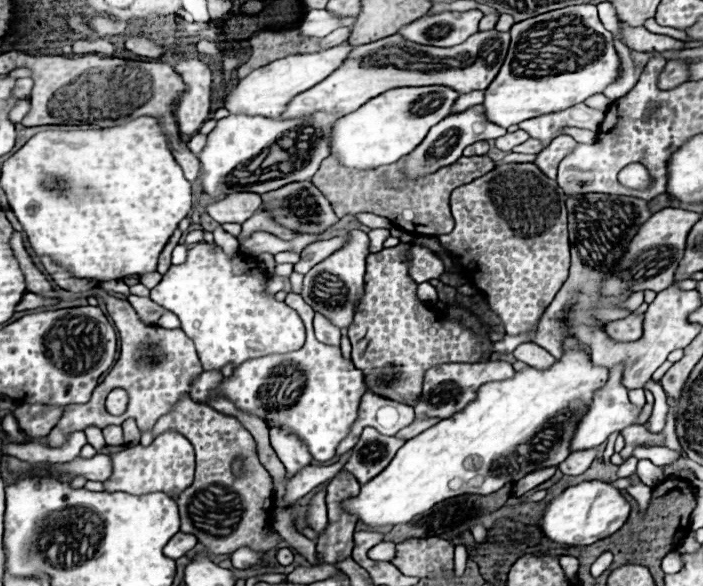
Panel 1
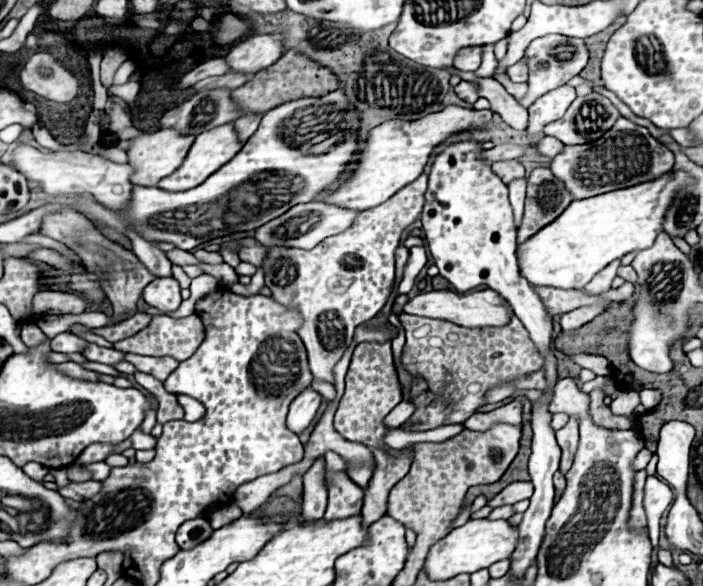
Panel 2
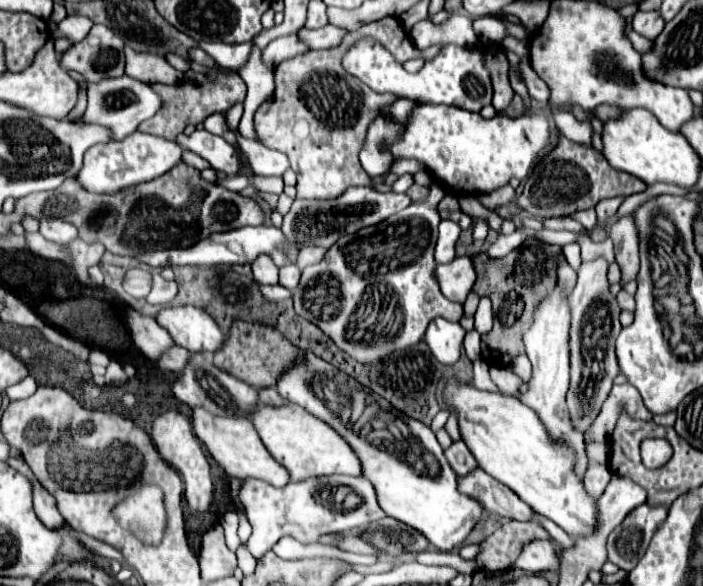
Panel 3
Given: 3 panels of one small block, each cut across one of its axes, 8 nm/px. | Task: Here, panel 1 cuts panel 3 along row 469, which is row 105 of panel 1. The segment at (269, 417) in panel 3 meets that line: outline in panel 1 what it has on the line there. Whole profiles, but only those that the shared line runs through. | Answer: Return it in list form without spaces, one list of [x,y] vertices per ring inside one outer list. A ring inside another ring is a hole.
[[[478,32],[470,36],[466,42],[452,48],[436,48],[422,46],[414,42],[406,42],[400,34],[382,38],[378,42],[370,42],[364,46],[356,46],[346,62],[334,74],[312,86],[310,90],[294,96],[280,118],[304,118],[316,112],[326,114],[350,114],[358,110],[370,98],[400,86],[448,86],[458,94],[466,94],[472,90],[486,90],[490,82],[496,78],[506,52],[508,52],[510,34],[508,32]]]

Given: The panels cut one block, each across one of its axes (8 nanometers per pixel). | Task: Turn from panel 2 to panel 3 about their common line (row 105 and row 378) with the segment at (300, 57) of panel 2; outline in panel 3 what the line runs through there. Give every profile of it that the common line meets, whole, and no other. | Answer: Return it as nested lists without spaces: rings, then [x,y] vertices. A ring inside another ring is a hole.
[[[236,322],[226,340],[226,348],[222,348],[222,352],[214,354],[214,366],[236,376],[238,380],[242,380],[254,388],[270,388],[270,386],[278,384],[280,376],[286,370],[290,370],[294,364],[298,364],[302,354],[304,352],[300,348],[296,348],[290,340],[286,340],[272,326]]]

